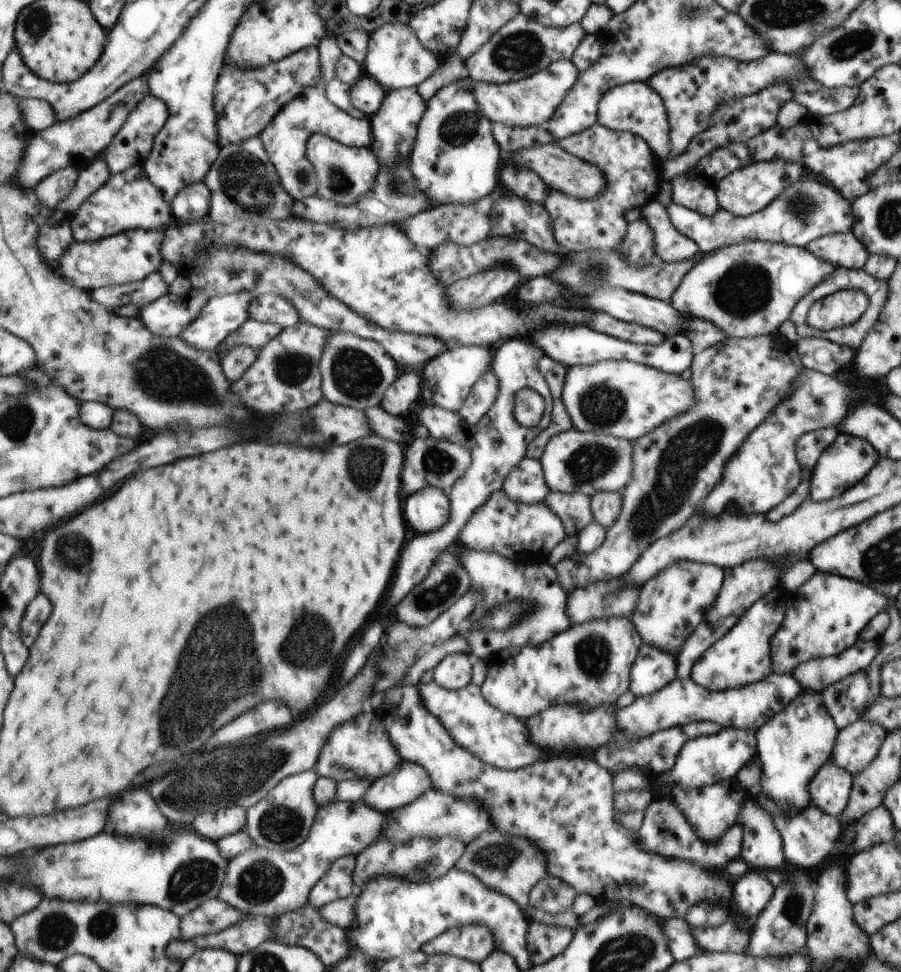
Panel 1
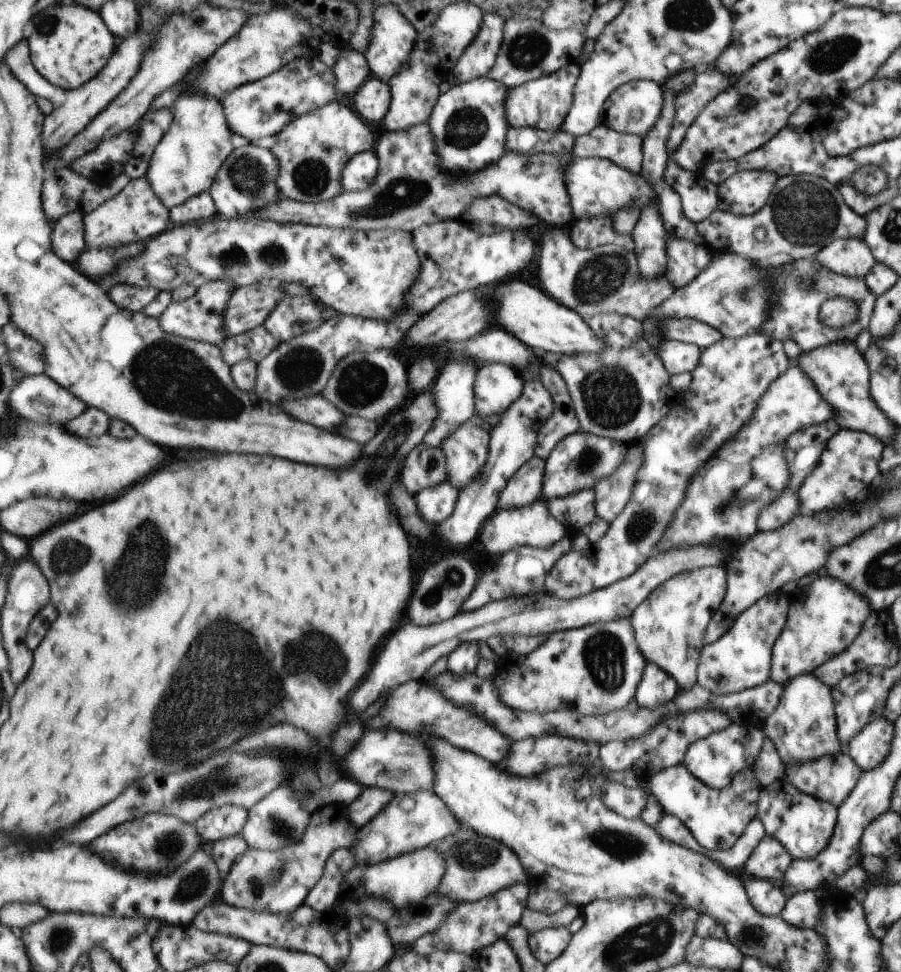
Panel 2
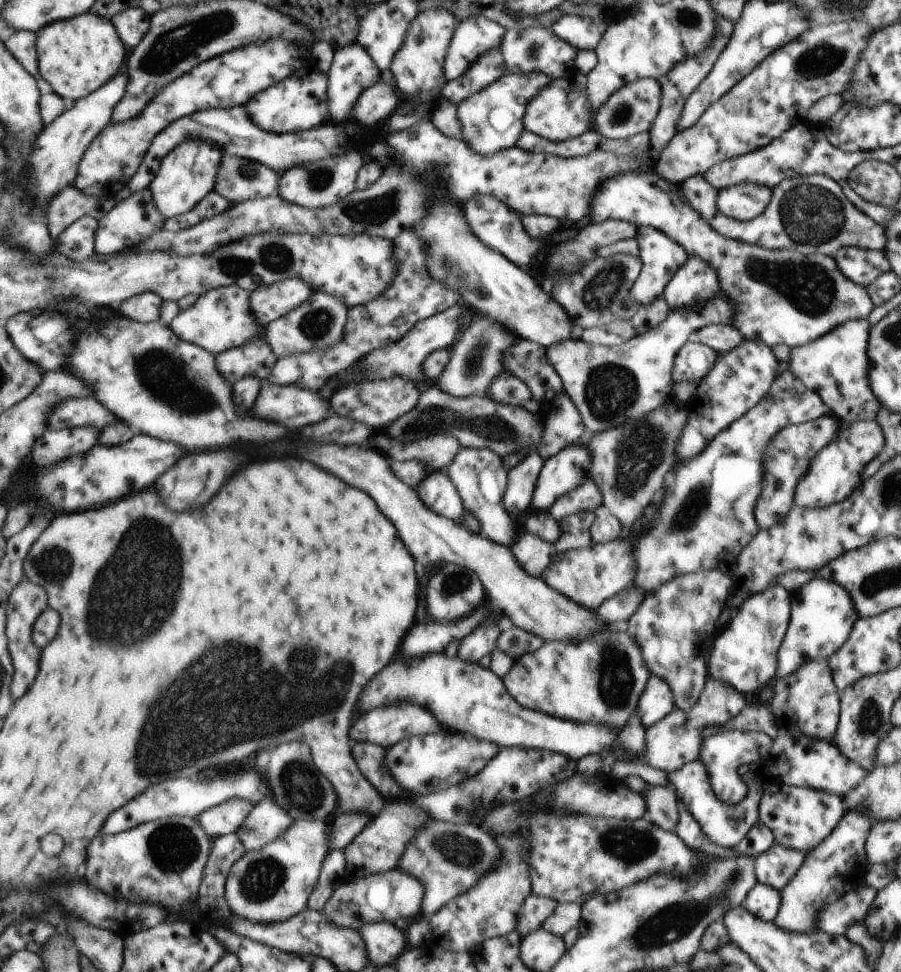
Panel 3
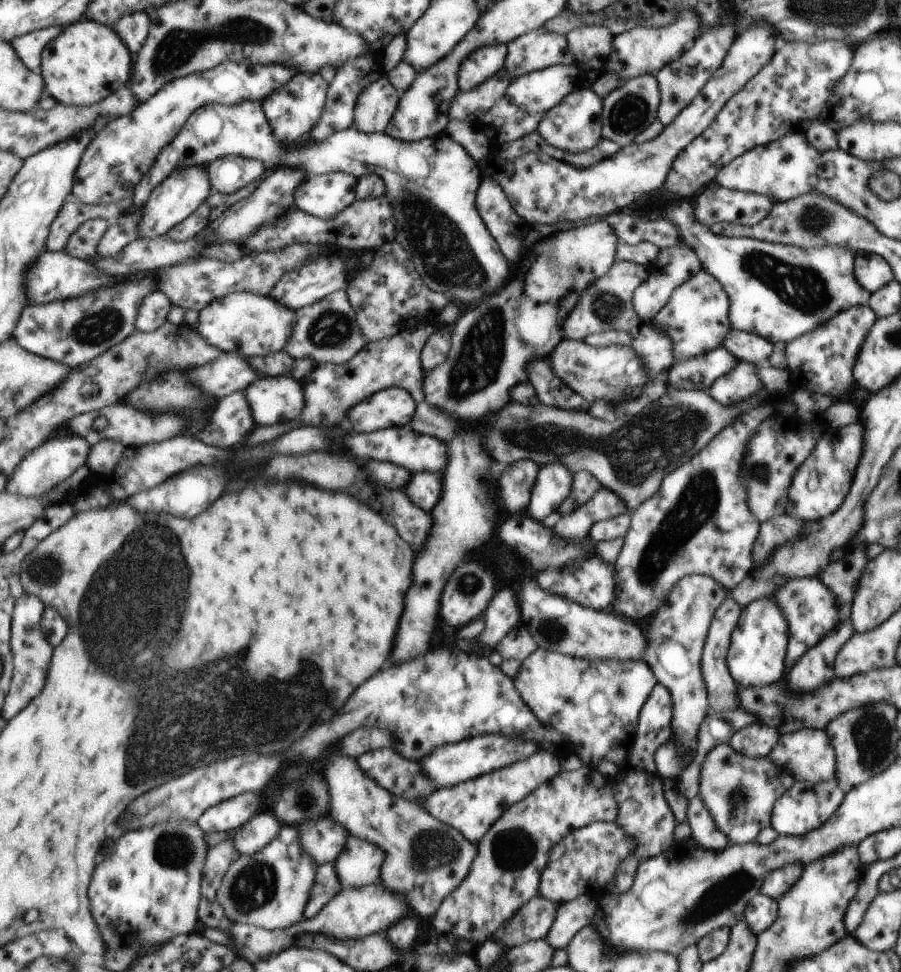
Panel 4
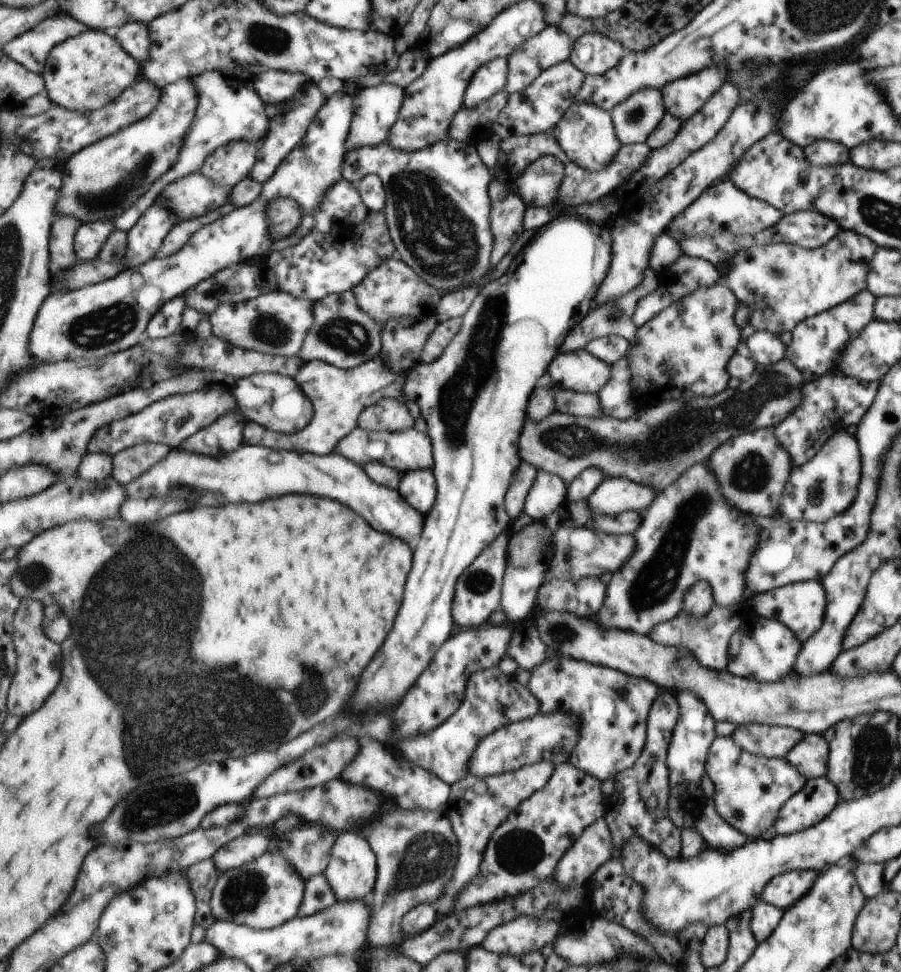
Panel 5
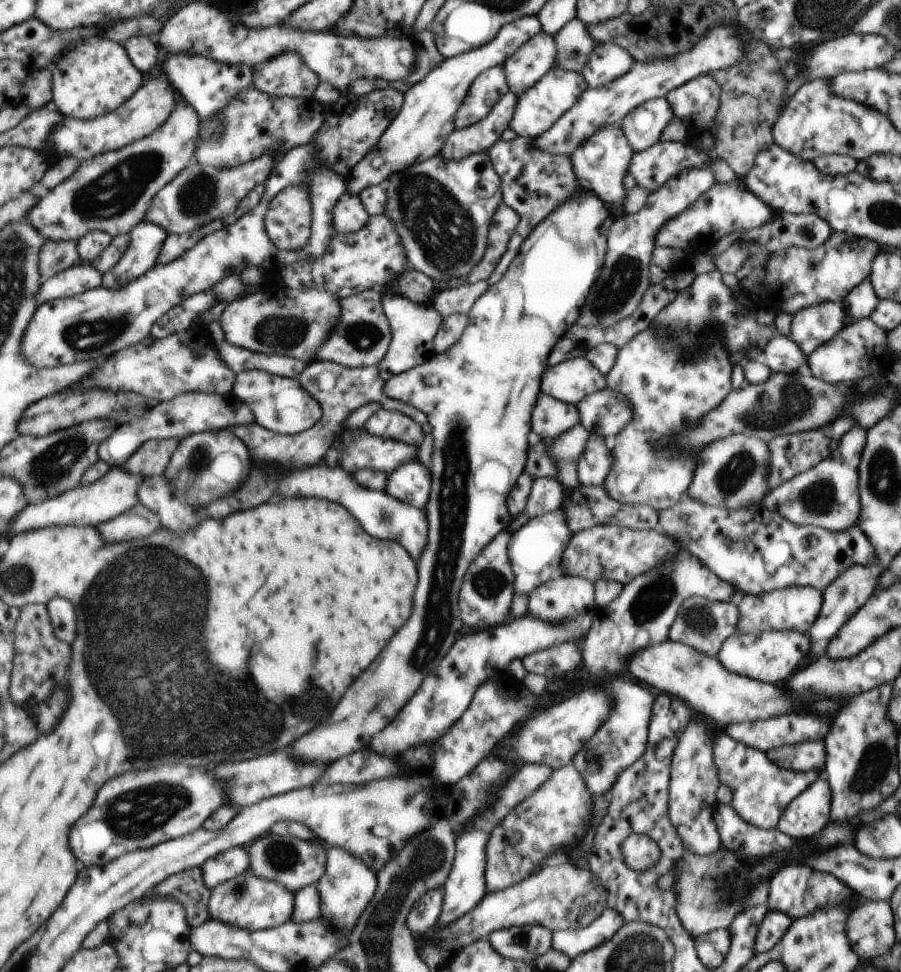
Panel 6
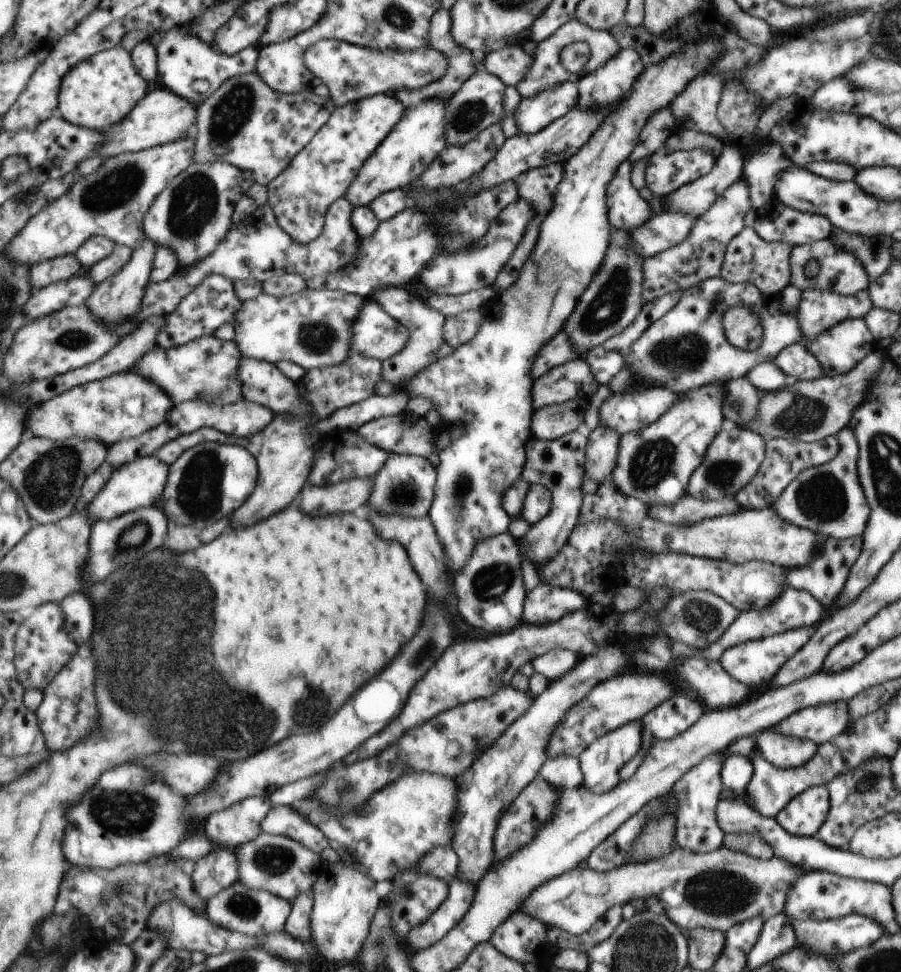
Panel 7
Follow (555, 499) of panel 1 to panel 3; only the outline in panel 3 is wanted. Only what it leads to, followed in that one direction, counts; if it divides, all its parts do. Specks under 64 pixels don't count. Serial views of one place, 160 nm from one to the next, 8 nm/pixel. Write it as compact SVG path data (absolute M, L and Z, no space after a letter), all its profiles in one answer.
M587 477L583 484L574 491L567 492L562 499L551 504L547 513L555 521L562 523L571 515L579 512L596 512L597 508L602 505L602 497L597 486Z

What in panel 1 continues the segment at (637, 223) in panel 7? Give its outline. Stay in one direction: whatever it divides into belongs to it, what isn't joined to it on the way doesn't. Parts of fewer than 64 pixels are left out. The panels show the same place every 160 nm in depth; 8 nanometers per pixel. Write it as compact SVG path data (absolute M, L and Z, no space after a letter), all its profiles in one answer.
M558 60L548 64L543 70L518 81L492 85L470 80L475 102L483 116L490 122L500 122L510 127L534 127L546 125L559 103L569 94L577 82L578 69L571 60Z

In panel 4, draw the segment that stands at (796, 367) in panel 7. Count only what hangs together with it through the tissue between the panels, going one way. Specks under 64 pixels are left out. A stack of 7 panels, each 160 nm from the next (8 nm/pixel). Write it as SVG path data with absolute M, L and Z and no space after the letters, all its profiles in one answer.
M731 329L727 332L726 340L722 347L727 350L736 360L743 360L757 364L758 367L768 365L769 354L773 350L773 344L754 333Z

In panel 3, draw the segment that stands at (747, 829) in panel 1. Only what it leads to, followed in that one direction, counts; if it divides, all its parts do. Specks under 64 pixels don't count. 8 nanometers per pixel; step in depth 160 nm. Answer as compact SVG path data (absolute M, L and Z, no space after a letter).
M771 844L766 852L759 854L753 860L757 882L781 891L794 879L795 872L802 867L805 855L794 849L785 848L781 844Z

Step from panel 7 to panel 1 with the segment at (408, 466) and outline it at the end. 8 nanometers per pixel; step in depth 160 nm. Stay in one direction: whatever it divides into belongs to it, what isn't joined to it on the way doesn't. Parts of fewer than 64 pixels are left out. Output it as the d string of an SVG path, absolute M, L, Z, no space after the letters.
M427 487L406 499L407 520L421 534L445 527L451 516L450 495L442 488Z

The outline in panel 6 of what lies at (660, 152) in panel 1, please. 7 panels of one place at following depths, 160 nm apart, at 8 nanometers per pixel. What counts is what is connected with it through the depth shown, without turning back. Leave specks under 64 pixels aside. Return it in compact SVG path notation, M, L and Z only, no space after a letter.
M660 97L650 99L643 105L636 107L634 111L628 113L617 125L626 137L626 142L629 144L630 149L633 152L640 152L660 141L662 131L667 127L672 118L673 114L669 104L663 97Z

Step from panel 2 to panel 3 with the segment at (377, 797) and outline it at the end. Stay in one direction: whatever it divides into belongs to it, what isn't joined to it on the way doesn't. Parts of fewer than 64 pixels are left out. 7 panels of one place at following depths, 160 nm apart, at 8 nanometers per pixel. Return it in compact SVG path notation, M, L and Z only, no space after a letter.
M342 812L339 814L339 818L336 818L333 832L331 832L331 850L343 850L350 847L354 843L355 838L363 832L363 828L366 828L371 818L363 816L361 812Z

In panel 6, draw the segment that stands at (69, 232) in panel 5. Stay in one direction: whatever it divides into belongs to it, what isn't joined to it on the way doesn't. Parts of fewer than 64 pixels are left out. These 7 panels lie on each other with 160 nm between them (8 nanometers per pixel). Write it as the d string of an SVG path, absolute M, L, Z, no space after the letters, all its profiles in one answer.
M49 240L42 249L44 280L82 263L77 240Z

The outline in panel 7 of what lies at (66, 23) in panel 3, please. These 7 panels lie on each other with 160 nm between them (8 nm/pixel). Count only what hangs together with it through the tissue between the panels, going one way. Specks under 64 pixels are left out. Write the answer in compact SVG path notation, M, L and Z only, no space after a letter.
M115 46L71 68L63 80L62 92L59 92L58 115L76 126L90 130L111 130L113 124L126 119L147 96L148 83L135 68L131 52Z

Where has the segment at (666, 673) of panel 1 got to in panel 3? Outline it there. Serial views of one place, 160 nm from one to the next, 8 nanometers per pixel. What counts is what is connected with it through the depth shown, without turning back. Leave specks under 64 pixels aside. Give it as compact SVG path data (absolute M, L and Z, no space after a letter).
M651 674L651 684L647 684L647 692L643 692L643 700L638 700L637 718L644 728L652 727L659 720L666 718L674 711L674 694L662 677Z

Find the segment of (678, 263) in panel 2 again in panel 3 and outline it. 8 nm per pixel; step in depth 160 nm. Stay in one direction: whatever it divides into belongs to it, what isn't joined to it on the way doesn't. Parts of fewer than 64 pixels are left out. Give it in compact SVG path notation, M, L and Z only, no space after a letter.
M687 256L687 261L671 276L662 293L663 300L670 310L689 308L699 302L714 300L718 296L717 274L701 257Z

